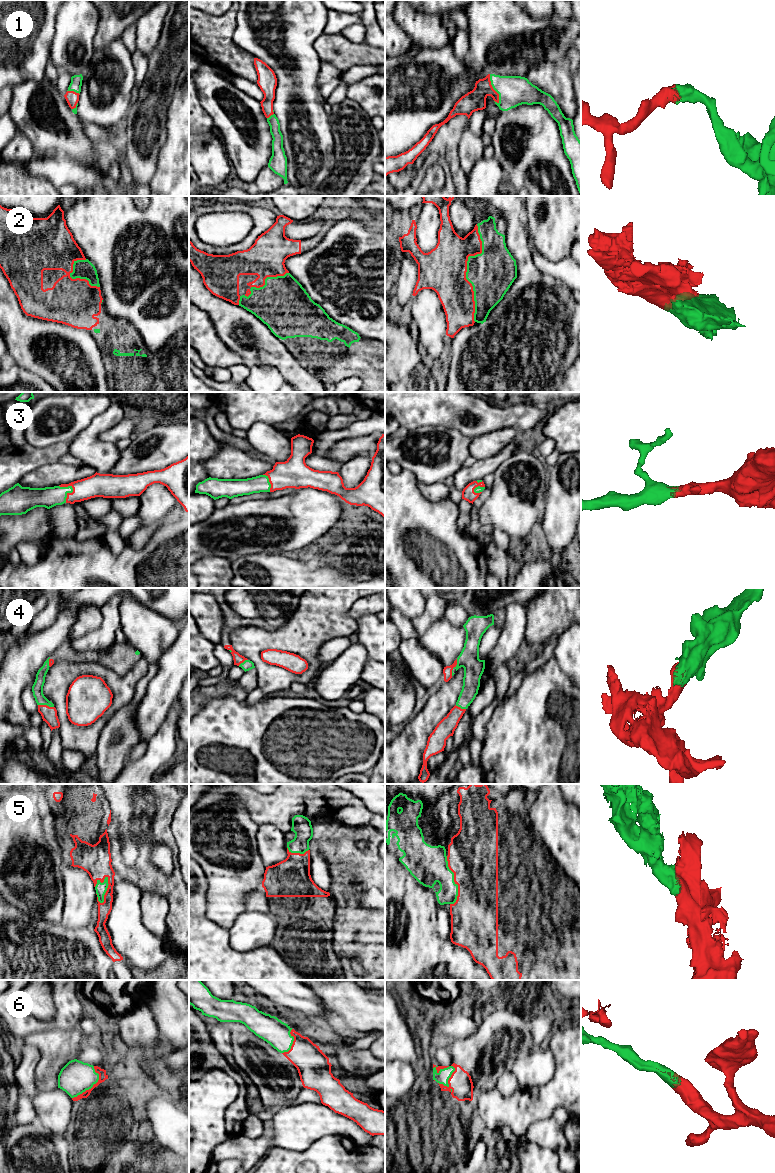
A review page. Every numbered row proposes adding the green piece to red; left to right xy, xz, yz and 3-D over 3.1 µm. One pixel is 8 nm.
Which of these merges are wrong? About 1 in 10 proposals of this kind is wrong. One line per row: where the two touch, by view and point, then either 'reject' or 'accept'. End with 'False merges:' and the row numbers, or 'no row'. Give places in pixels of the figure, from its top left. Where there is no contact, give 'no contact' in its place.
1: contact yz (493, 89); accept
2: contact yz (466, 269); accept
3: contact xy (73, 490); accept
4: contact yz (454, 666); accept
5: contact xy (107, 890); accept
6: contact xy (93, 1086); accept
False merges: no row

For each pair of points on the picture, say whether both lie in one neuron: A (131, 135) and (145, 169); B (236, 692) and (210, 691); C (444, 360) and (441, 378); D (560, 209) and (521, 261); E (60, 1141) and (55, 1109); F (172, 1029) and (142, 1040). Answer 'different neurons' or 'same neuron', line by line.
A: same neuron
B: same neuron
C: same neuron
D: different neurons
E: different neurons
F: different neurons

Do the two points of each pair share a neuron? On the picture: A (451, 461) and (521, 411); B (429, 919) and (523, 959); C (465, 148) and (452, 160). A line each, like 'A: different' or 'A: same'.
A: different
B: different
C: different

